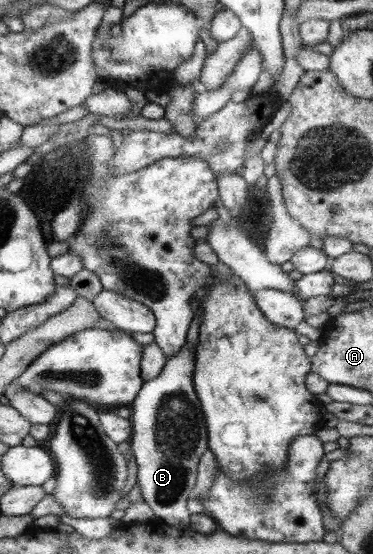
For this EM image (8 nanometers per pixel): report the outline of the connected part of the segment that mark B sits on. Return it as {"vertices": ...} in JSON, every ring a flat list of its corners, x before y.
{"vertices":[[183,346,176,354,168,356,157,378,142,384,135,400,129,405,132,433,129,444,137,463,137,484,144,501,151,507,156,519,172,529,189,529,191,512,187,509,189,498,196,498,193,487,197,481,199,459,208,448,206,422,199,397,193,384,195,349]]}

